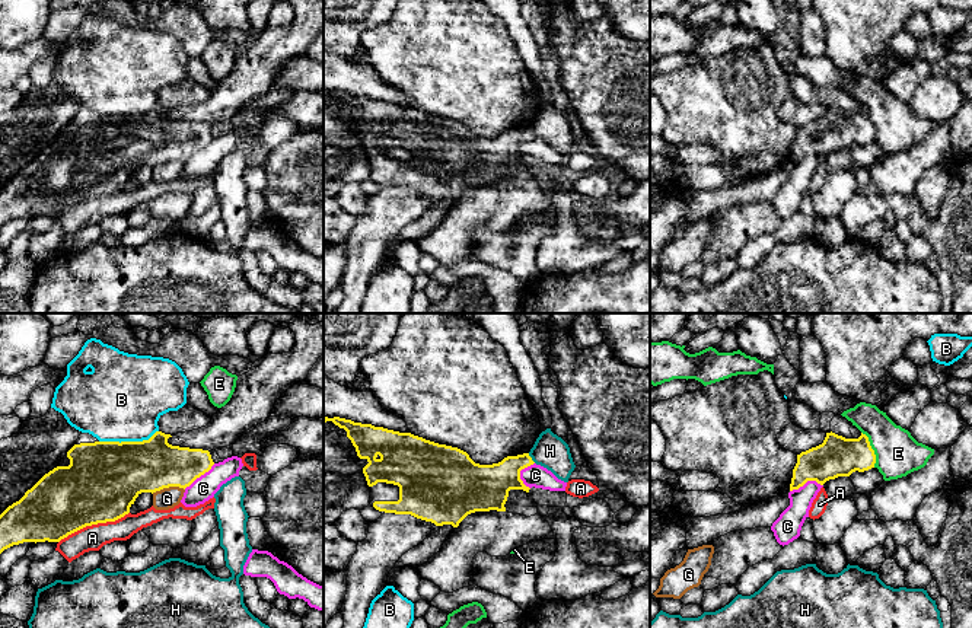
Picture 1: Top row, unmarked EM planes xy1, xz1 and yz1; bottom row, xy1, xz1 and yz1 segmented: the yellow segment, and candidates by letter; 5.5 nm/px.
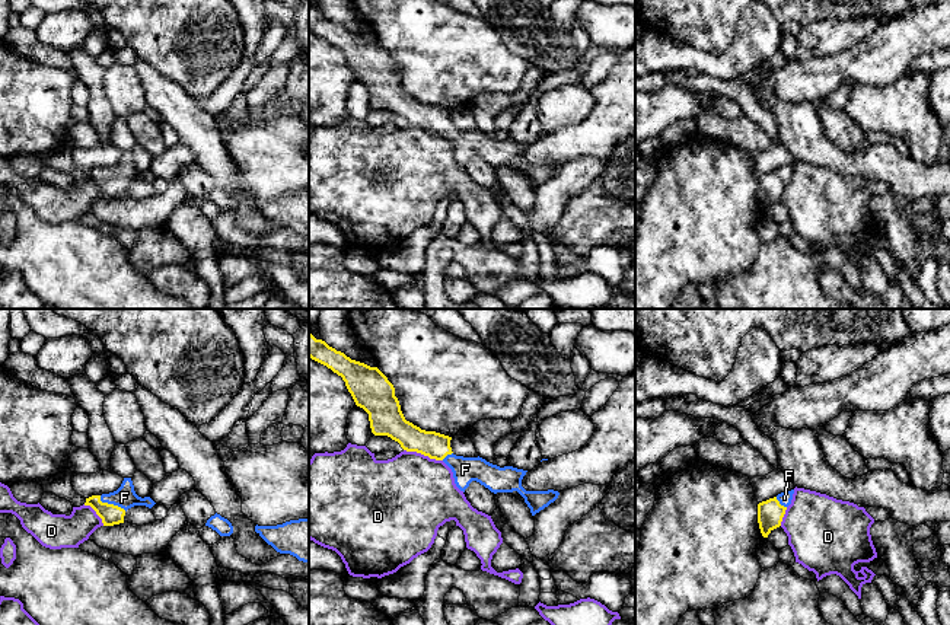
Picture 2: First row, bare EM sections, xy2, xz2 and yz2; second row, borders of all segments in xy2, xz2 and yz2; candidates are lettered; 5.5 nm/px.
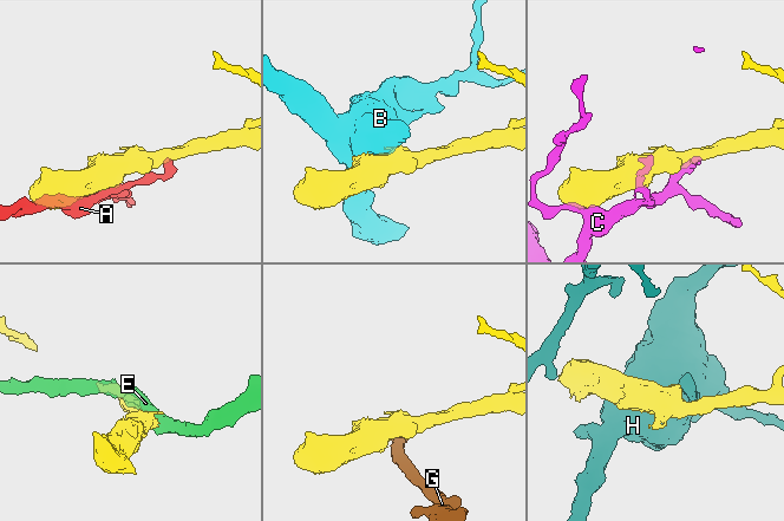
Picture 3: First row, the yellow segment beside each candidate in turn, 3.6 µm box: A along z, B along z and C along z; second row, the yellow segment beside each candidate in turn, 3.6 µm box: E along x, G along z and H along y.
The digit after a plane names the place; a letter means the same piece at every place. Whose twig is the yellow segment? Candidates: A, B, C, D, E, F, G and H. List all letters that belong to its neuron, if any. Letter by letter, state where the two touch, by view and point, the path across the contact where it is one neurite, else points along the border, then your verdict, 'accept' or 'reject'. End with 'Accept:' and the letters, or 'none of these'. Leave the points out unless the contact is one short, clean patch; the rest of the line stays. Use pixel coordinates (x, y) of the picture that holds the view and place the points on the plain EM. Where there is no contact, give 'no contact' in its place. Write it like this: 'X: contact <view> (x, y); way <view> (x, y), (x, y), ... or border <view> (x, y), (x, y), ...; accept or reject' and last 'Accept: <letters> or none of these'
A: contact xy1 (93, 197); reject
B: contact xy1 (128, 115); reject
C: contact xz1 (519, 147); border xz1 (534, 136), (520, 144), (520, 153), (529, 162); reject
D: contact xz2 (423, 127); border xz2 (404, 123), (442, 134); reject
E: contact yz1 (872, 123); border yz1 (861, 105), (873, 124), (875, 140); reject
F: contact xy2 (111, 178); way xy2 (111, 188), (111, 178), (124, 171); accept
G: contact xy1 (168, 161); border xy1 (184, 162), (163, 161), (152, 166); reject
H: contact xz1 (531, 131); border xz1 (528, 127), (535, 136); reject
Accept: F

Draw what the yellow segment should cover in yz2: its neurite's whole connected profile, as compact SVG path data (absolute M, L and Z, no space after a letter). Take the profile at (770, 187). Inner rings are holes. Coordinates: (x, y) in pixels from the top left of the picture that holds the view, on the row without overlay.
M794 163L778 168L758 178L758 197L763 211L781 200L787 181L791 178Z

